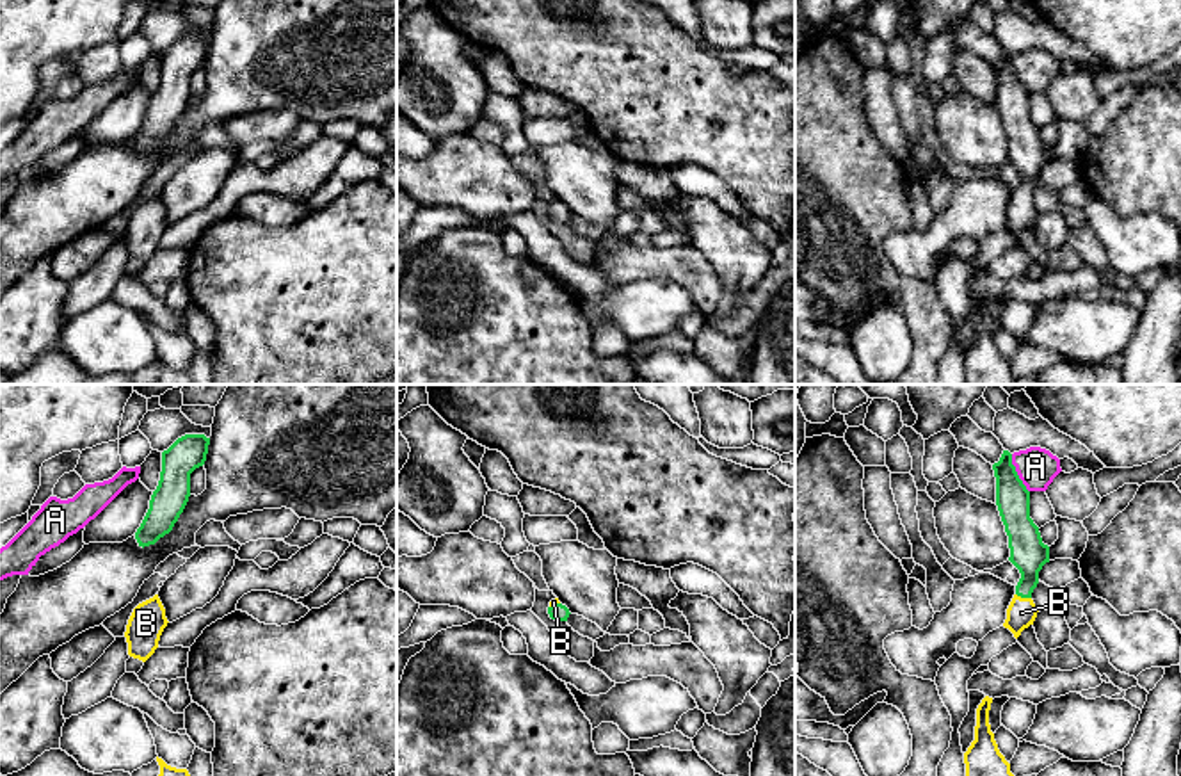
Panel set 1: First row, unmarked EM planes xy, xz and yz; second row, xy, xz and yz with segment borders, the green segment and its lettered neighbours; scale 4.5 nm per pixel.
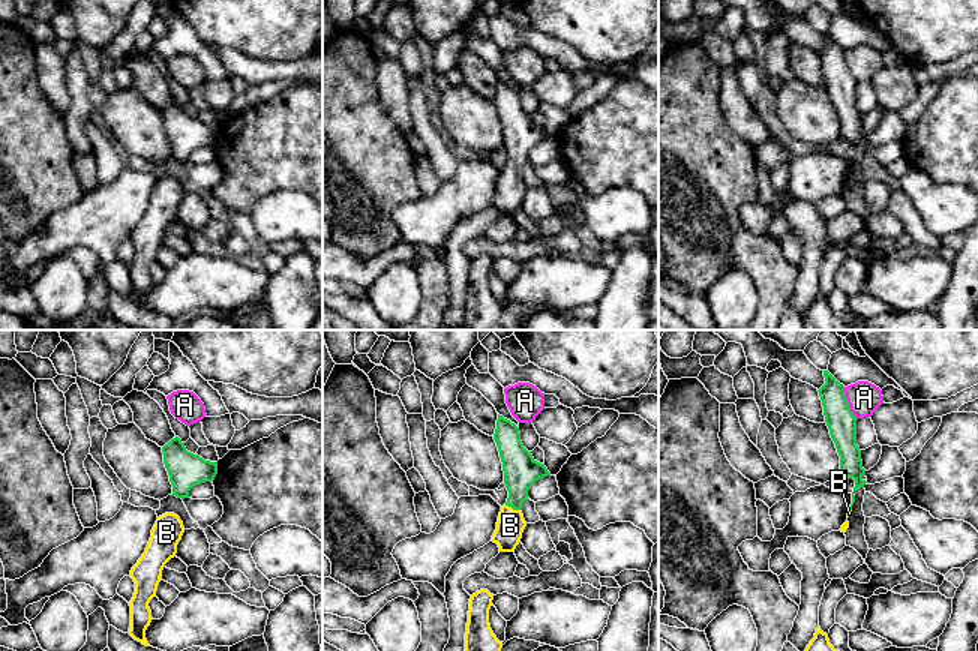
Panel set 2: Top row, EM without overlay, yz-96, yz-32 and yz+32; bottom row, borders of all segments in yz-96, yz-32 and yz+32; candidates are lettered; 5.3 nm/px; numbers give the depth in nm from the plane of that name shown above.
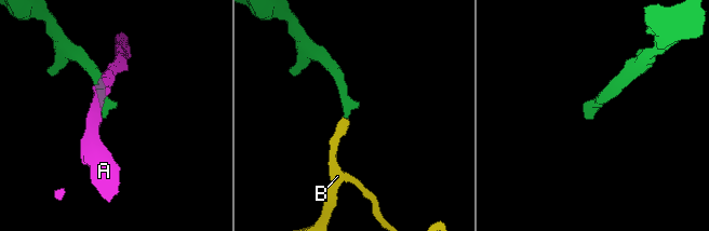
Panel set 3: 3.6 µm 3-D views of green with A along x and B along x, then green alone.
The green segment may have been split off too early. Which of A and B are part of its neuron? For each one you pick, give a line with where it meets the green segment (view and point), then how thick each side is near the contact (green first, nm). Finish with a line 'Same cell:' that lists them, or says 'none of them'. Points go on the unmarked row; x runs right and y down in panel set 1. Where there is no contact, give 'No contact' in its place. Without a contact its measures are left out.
B: Touches green at yz (1023, 198). Thickness 170 nm (green) against 140 nm
Same cell: B

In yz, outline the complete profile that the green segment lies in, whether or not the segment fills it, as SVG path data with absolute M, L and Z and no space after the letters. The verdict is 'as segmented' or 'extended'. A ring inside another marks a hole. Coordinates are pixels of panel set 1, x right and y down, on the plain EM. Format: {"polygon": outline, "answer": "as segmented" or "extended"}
{"polygon": "M1003 52L992 71L996 78L996 107L1008 137L1008 162L1021 174L1003 224L1017 240L1037 219L1039 212L1032 194L1039 185L1039 173L1049 164L1049 148L1042 144L1039 128L1030 119L1030 93L1012 66L1012 55Z", "answer": "extended"}

